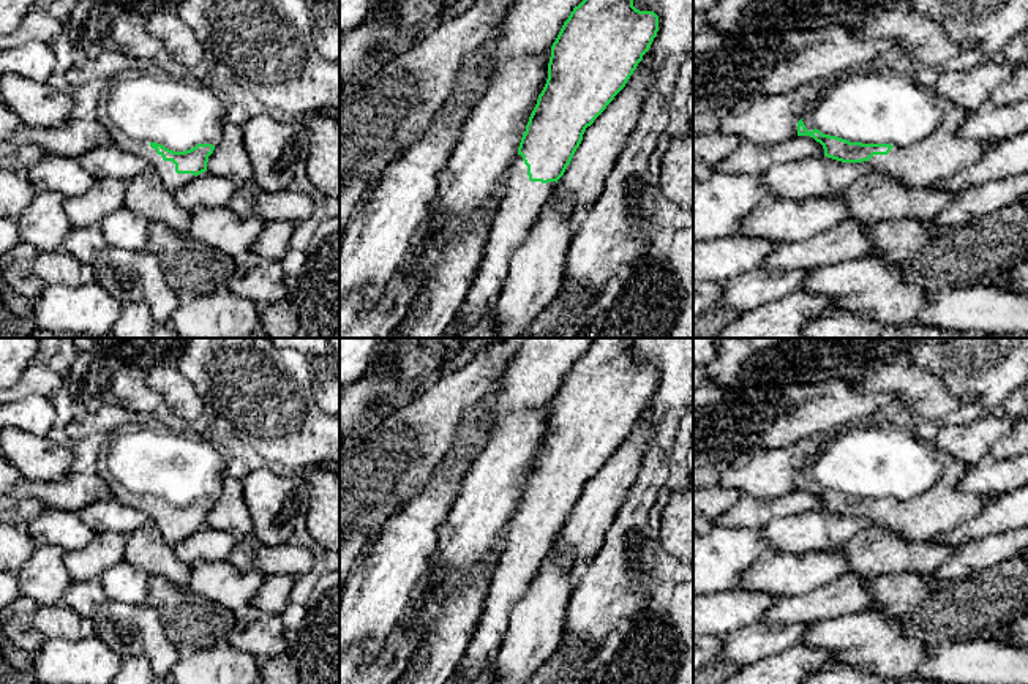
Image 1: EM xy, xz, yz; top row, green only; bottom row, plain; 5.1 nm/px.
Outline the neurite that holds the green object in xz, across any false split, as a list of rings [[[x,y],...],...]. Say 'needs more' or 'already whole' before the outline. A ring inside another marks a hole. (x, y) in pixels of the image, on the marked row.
needs more; [[[583,0],[564,22],[551,46],[546,84],[529,117],[518,147],[518,155],[508,166],[504,196],[491,223],[480,269],[455,319],[458,332],[472,327],[480,316],[497,302],[515,250],[523,243],[542,209],[551,199],[557,180],[564,175],[583,141],[586,128],[594,123],[614,96],[625,87],[638,63],[643,60],[643,55],[649,51],[657,32],[658,16],[654,11],[636,9],[633,0]]]

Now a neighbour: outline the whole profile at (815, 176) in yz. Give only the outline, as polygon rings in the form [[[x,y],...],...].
[[[823,155],[774,164],[760,179],[771,199],[809,199],[835,196],[870,172],[872,167],[861,163]]]

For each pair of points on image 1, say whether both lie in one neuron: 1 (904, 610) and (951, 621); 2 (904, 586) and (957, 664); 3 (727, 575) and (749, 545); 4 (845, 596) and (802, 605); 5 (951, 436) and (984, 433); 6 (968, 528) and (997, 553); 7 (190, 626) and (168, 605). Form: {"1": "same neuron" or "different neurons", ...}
{"1": "same neuron", "2": "different neurons", "3": "same neuron", "4": "same neuron", "5": "same neuron", "6": "different neurons", "7": "same neuron"}

